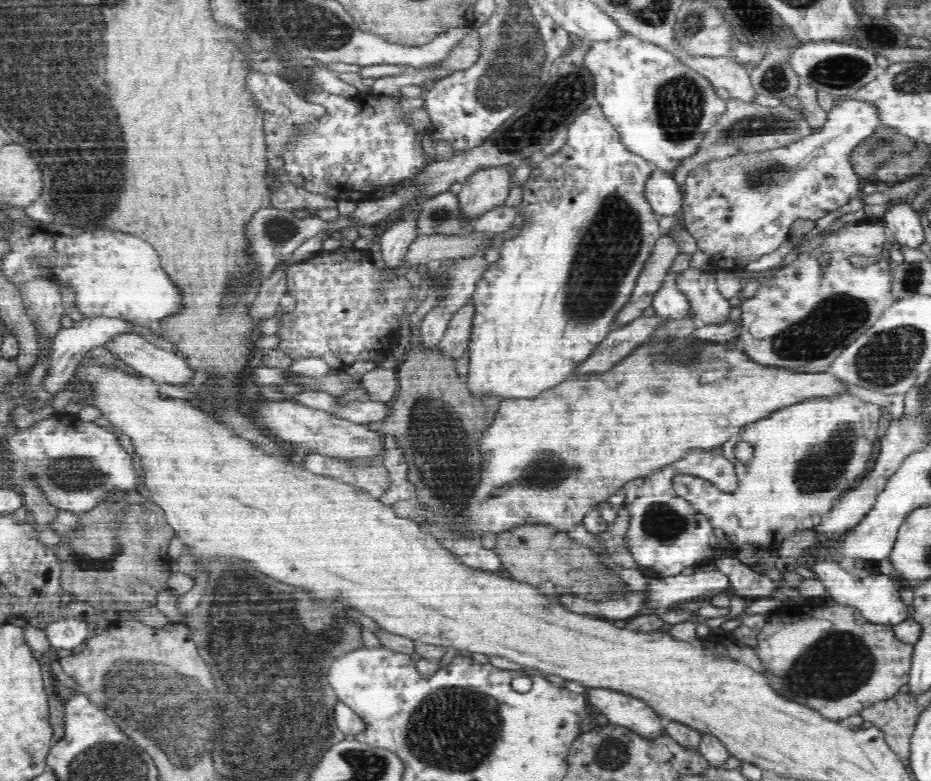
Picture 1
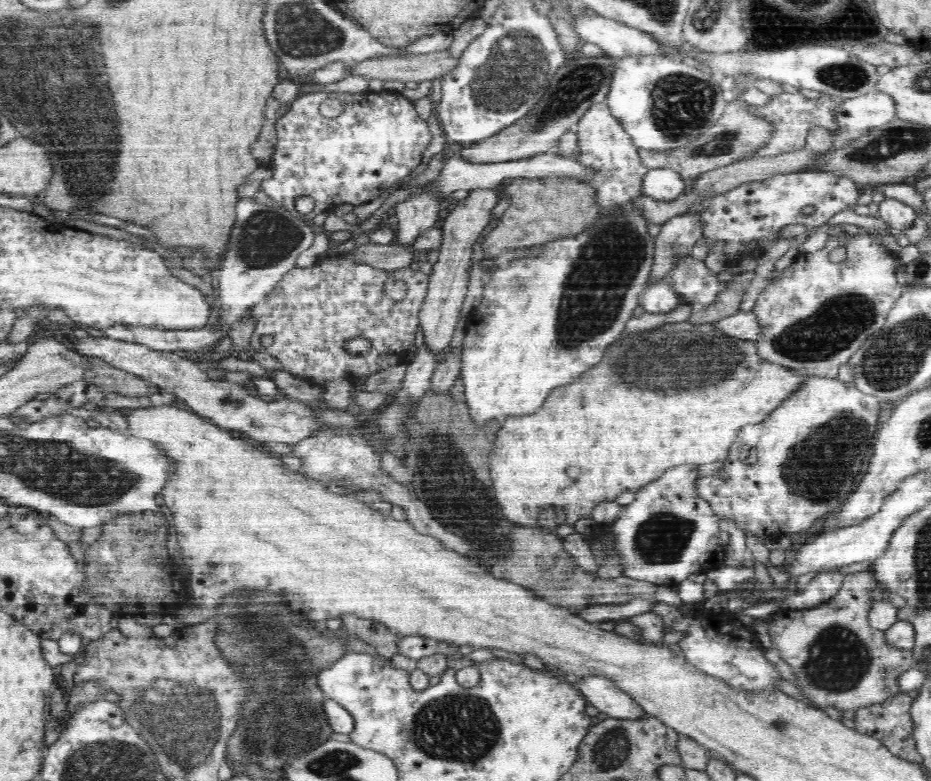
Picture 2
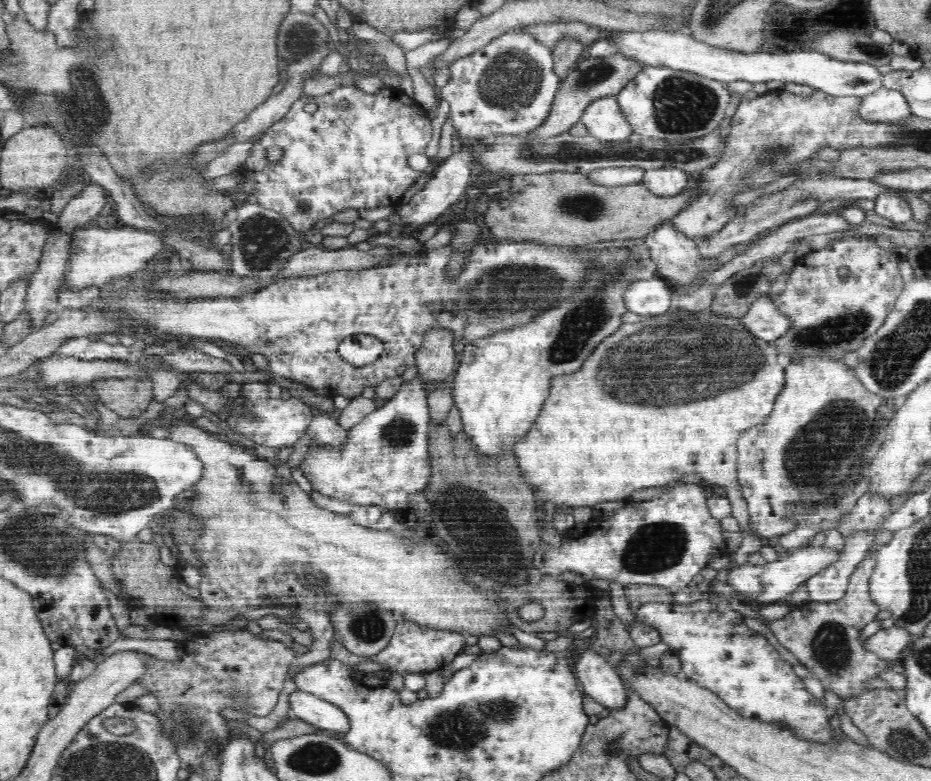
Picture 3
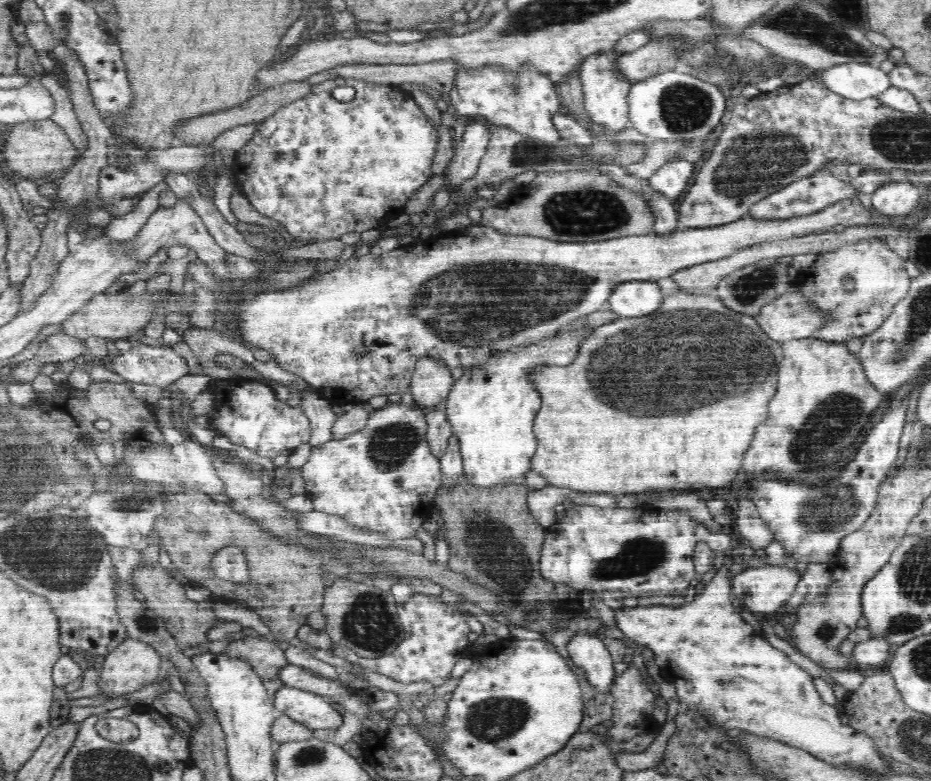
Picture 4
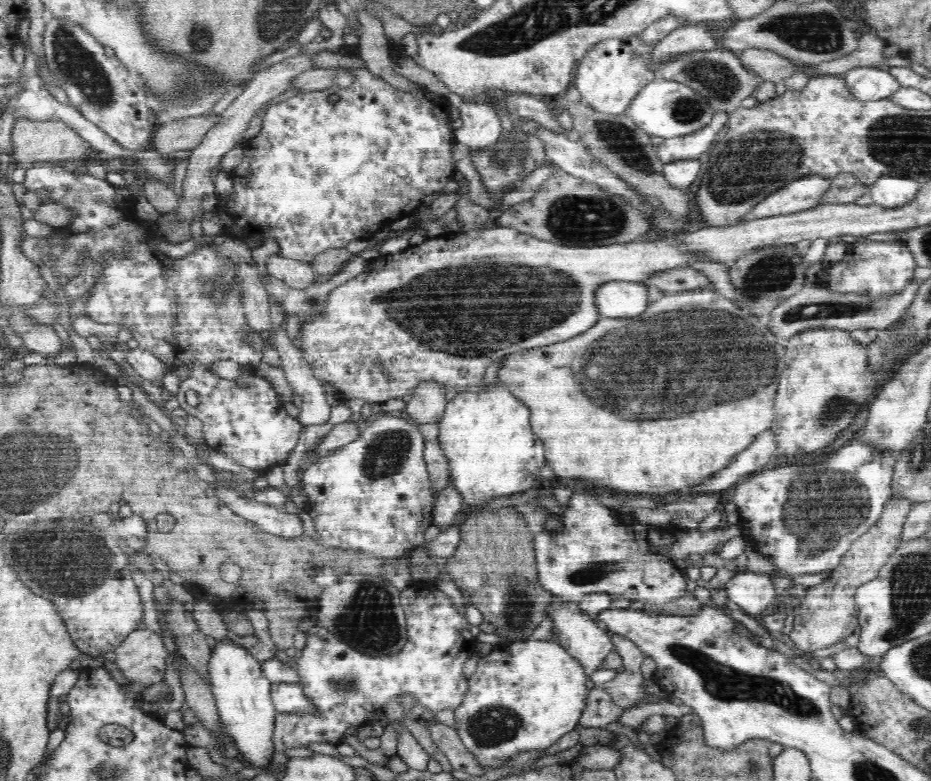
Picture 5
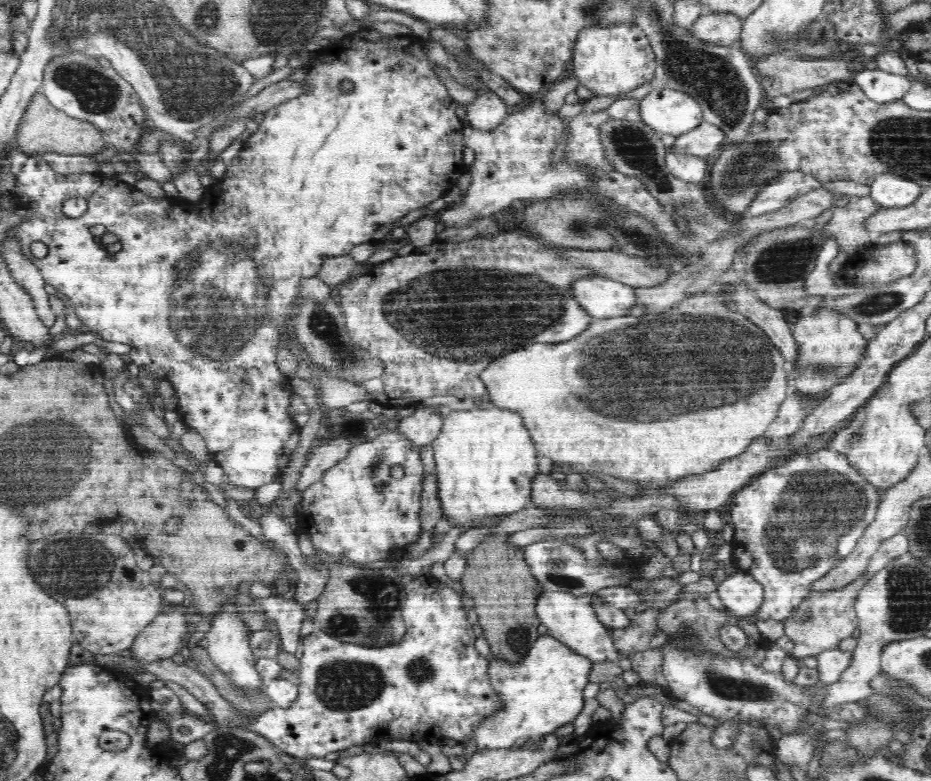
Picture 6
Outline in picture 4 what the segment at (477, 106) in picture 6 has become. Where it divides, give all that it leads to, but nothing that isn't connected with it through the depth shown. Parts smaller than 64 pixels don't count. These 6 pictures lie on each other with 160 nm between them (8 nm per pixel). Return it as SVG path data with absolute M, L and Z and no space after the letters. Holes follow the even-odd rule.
M470 123L465 125L462 140L454 143L454 156L444 172L445 184L451 184L450 193L454 194L457 184L472 178L478 170L482 156L486 152L490 142L491 130L484 127L482 123Z

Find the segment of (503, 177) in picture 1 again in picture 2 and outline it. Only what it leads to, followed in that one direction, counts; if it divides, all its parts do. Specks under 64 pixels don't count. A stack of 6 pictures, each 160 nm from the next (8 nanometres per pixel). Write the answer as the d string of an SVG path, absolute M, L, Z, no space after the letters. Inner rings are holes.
M471 189L470 196L458 208L454 208L444 220L441 228L441 245L438 248L439 258L429 275L426 298L419 310L419 324L424 335L423 344L431 350L435 358L442 356L442 352L450 346L468 288L472 246L476 244L478 236L492 220L490 212L500 199L496 190Z

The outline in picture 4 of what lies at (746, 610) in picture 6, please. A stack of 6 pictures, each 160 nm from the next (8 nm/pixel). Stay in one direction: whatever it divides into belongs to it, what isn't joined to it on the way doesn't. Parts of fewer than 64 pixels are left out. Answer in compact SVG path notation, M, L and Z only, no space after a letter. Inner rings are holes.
M748 567L731 578L731 590L750 612L776 615L793 595L798 581L798 574L790 568Z

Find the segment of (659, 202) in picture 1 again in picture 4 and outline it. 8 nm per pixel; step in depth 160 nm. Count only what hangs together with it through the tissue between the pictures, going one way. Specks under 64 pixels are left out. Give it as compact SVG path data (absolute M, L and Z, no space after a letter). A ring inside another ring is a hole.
M684 159L667 162L650 176L648 182L652 190L676 201L688 188L692 172L694 172L694 163L688 163Z

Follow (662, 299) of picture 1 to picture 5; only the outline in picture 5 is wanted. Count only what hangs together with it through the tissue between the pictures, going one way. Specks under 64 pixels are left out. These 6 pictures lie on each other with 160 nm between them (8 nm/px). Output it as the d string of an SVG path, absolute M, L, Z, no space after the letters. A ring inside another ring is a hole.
M614 281L596 292L595 305L602 317L638 316L649 307L648 286L641 282Z

